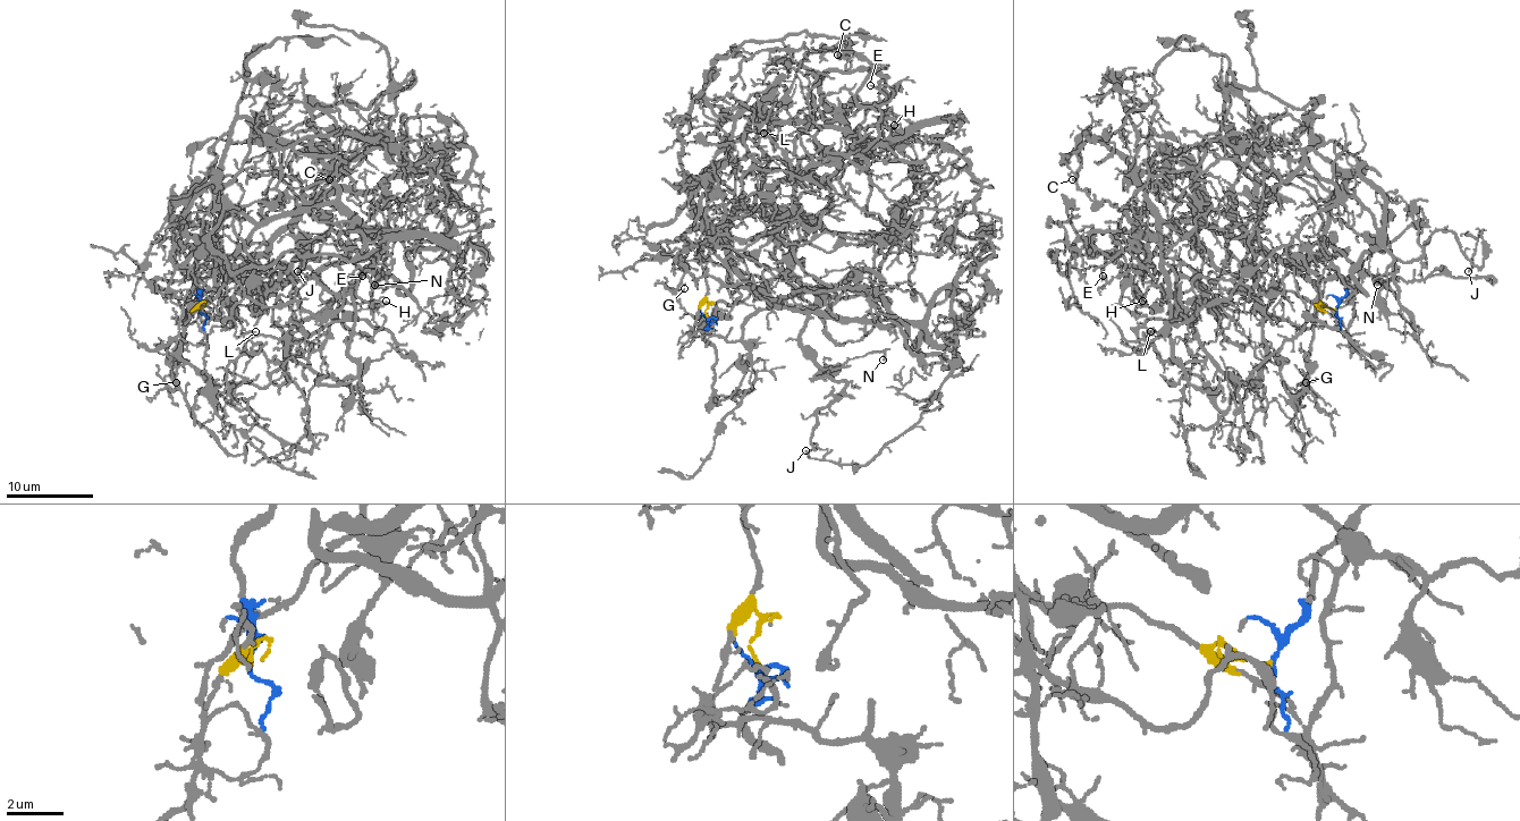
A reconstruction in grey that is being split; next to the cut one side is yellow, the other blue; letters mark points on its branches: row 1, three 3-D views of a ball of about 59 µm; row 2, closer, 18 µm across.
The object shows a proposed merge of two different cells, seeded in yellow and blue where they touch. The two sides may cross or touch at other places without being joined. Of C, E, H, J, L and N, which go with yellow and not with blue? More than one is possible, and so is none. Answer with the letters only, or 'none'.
C, E, L

